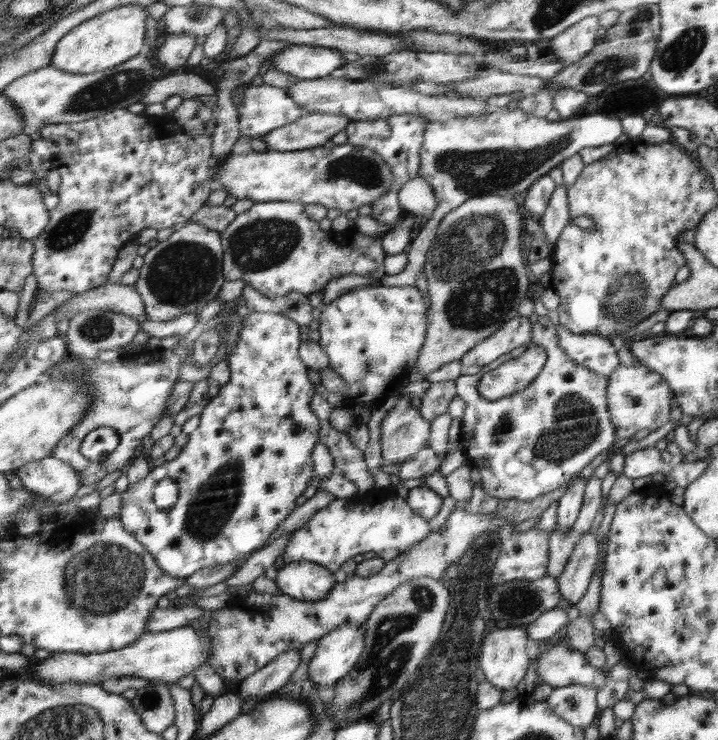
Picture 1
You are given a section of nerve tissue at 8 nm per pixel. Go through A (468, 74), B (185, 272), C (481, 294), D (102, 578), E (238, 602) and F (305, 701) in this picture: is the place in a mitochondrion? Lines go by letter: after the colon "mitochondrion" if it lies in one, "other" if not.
A: other
B: mitochondrion
C: mitochondrion
D: mitochondrion
E: other
F: other

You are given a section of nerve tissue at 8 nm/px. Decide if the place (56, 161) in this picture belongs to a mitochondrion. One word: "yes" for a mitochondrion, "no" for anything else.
no

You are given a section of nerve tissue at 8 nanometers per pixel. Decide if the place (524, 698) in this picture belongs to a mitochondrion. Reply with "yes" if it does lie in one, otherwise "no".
no

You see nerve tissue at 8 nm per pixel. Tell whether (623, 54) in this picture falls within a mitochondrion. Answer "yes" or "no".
yes

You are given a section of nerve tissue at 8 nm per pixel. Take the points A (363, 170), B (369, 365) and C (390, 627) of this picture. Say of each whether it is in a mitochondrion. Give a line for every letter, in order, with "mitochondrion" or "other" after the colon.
A: mitochondrion
B: mitochondrion
C: mitochondrion

